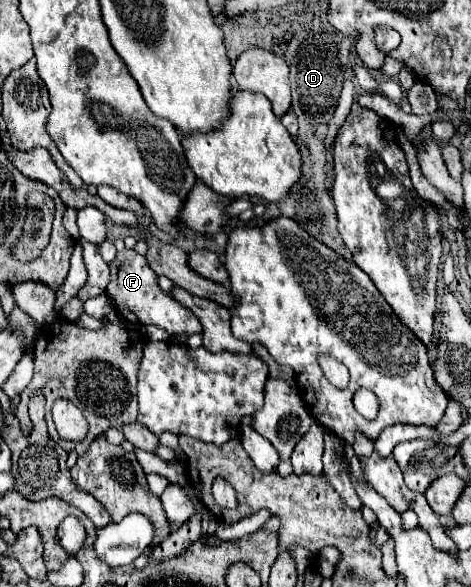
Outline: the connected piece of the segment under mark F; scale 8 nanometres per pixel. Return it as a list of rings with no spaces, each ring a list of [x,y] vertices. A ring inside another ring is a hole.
[[[124,249],[110,263],[110,269],[112,269],[112,279],[106,293],[114,301],[114,307],[124,321],[134,323],[136,319],[138,323],[144,323],[144,325],[152,323],[152,325],[164,327],[172,335],[190,335],[190,333],[202,331],[202,325],[194,317],[194,313],[158,287],[158,275],[150,269],[146,257],[138,255],[134,249]]]

